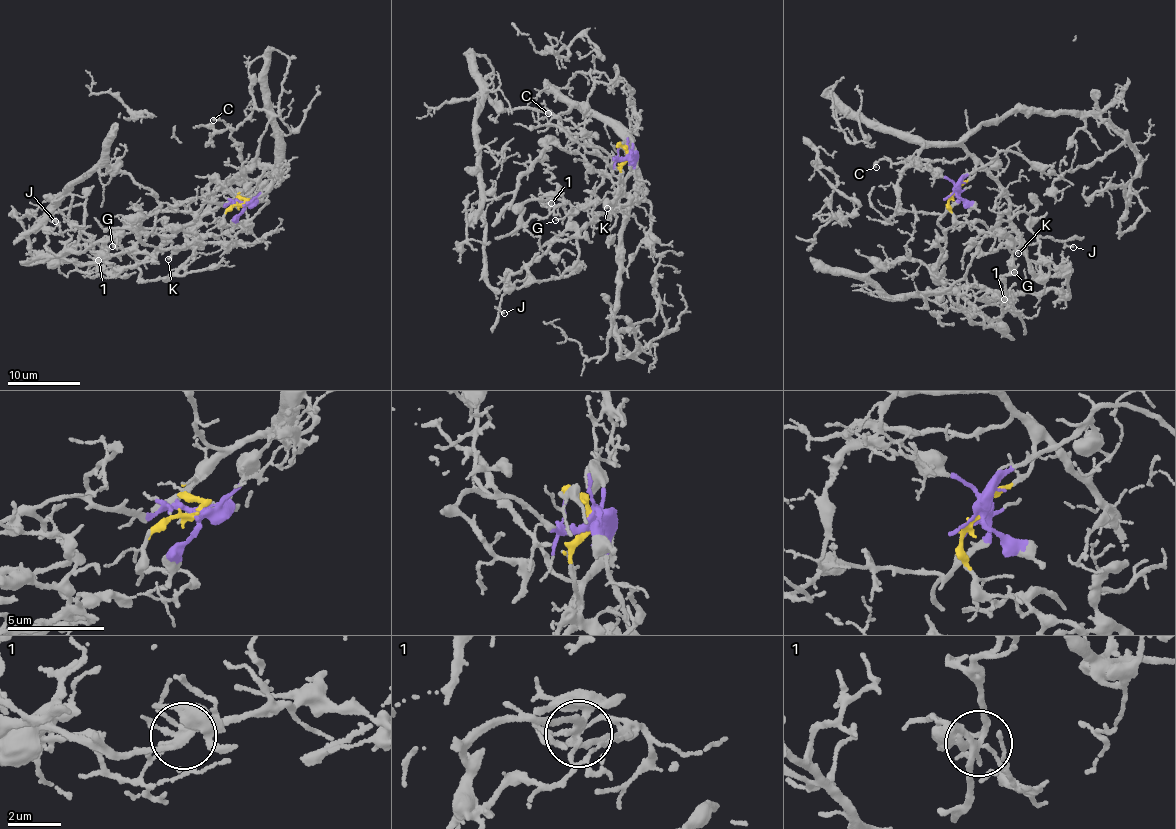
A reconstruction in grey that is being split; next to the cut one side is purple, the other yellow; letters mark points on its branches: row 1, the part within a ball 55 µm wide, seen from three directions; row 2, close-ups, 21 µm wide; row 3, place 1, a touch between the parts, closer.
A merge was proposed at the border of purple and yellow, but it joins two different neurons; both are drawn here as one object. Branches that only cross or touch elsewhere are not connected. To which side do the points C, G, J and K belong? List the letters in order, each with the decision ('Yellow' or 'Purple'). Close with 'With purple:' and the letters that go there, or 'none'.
C: Yellow
G: Purple
J: Yellow
K: Purple
With purple: G, K

